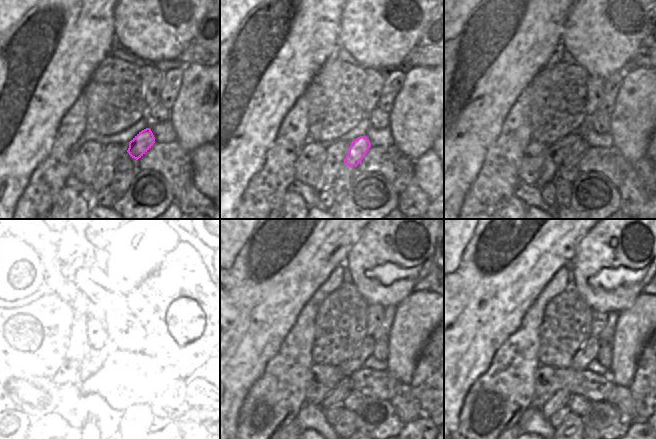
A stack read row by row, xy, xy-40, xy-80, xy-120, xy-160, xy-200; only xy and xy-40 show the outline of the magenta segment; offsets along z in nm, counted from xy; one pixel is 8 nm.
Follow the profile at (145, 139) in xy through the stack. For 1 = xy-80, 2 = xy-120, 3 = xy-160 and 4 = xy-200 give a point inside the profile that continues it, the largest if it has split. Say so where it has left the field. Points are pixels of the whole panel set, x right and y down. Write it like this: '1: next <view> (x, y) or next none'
1: next xy-80 (574, 157)
2: next xy-120 (109, 397)
3: next xy-160 (336, 397)
4: next xy-200 (560, 398)

